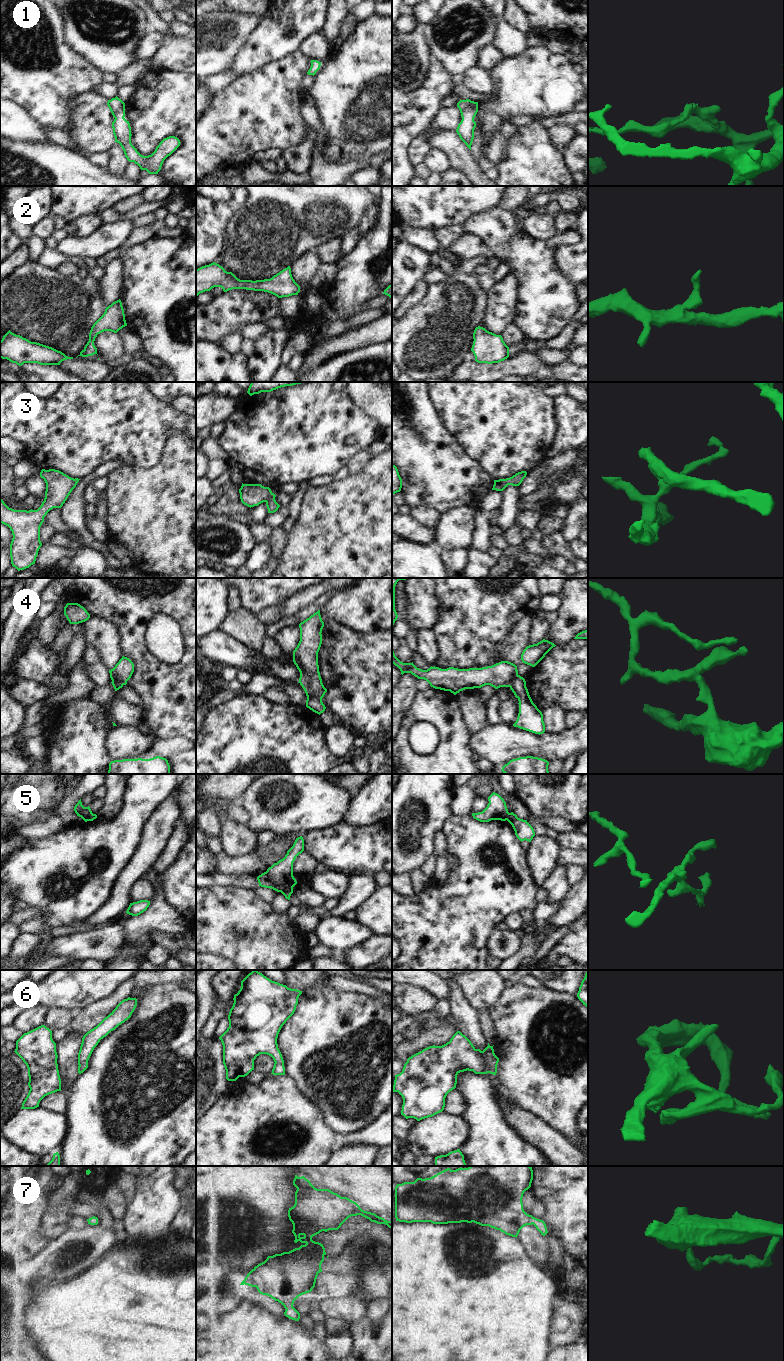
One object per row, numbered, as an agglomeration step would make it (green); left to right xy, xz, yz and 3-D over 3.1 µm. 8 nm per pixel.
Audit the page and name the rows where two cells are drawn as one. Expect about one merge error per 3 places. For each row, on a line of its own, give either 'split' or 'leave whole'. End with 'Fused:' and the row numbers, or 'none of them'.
1: leave whole
2: leave whole
3: leave whole
4: split
5: split
6: leave whole
7: leave whole
Fused: 4, 5

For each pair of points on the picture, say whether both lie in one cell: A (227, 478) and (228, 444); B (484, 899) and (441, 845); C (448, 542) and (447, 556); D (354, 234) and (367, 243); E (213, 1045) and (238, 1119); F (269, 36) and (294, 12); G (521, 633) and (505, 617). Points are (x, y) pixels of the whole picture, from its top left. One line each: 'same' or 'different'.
A: different
B: different
C: different
D: different
E: different
F: same
G: different

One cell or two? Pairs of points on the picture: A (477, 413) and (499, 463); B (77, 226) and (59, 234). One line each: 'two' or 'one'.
A: one
B: two

